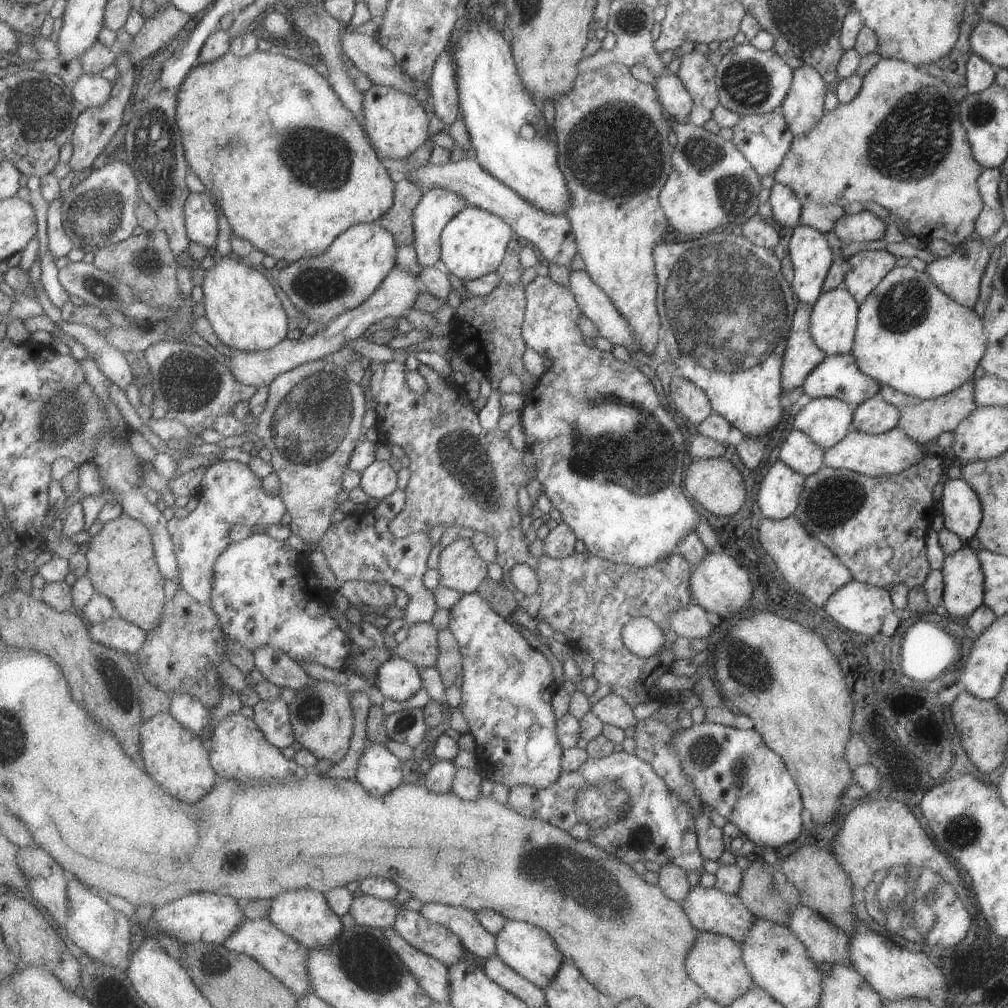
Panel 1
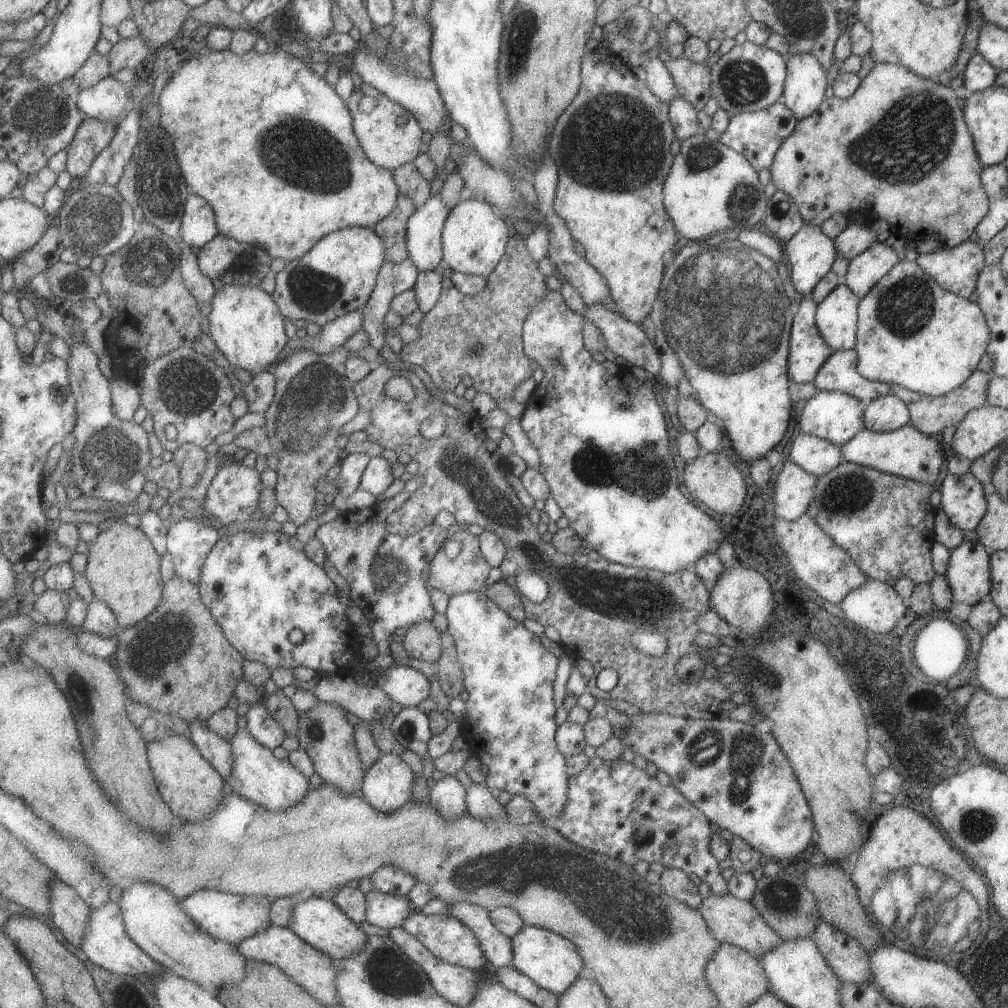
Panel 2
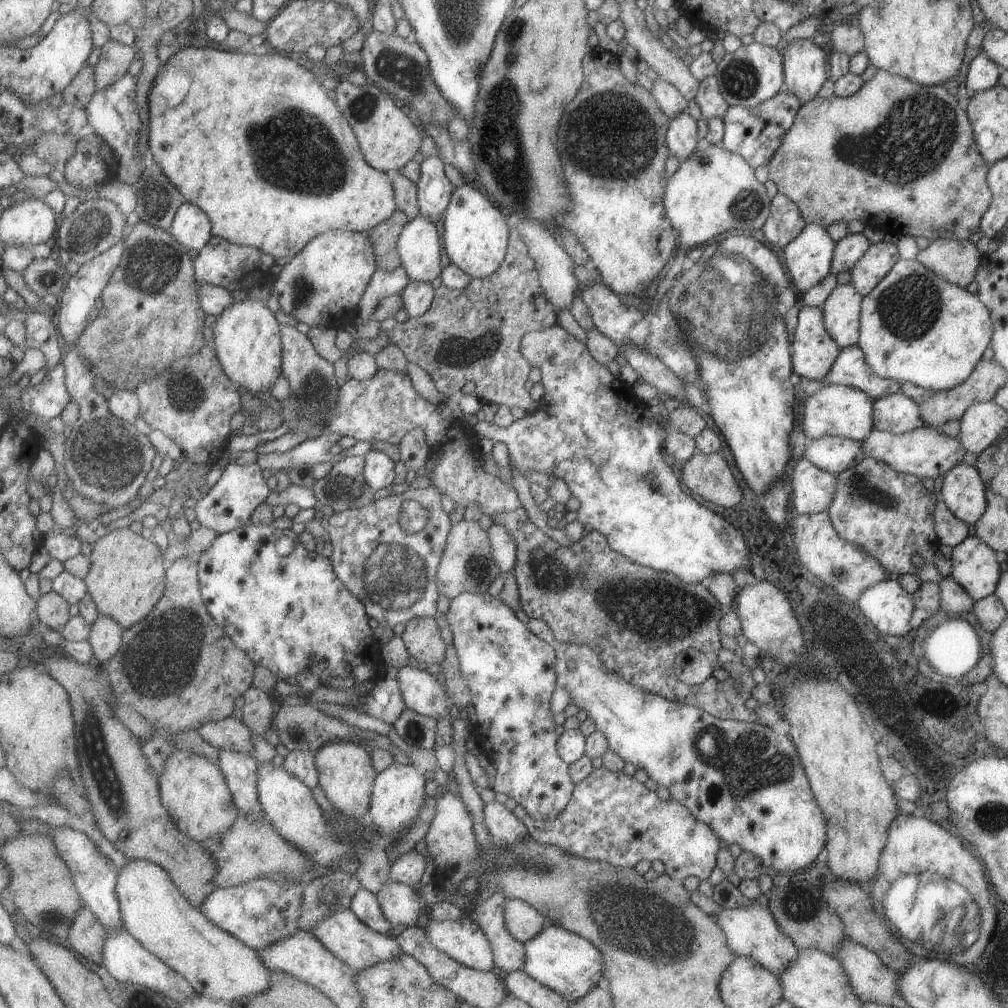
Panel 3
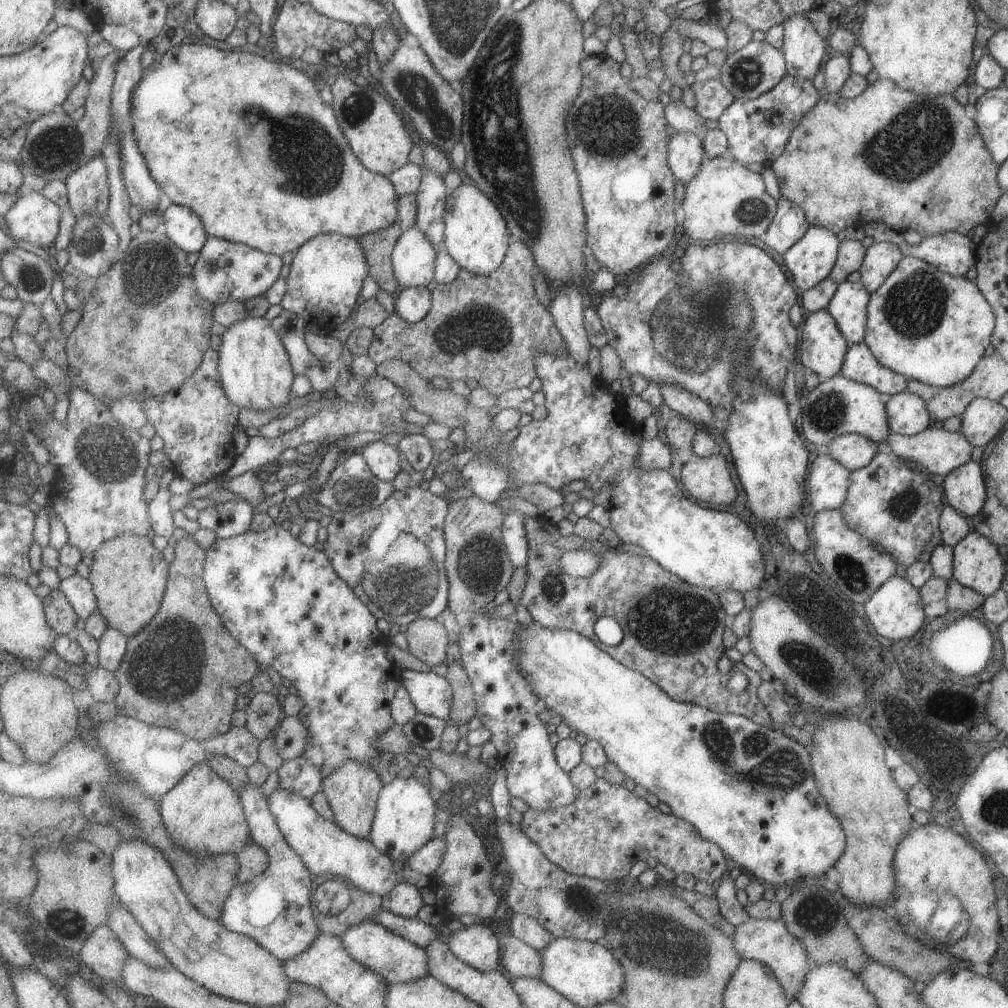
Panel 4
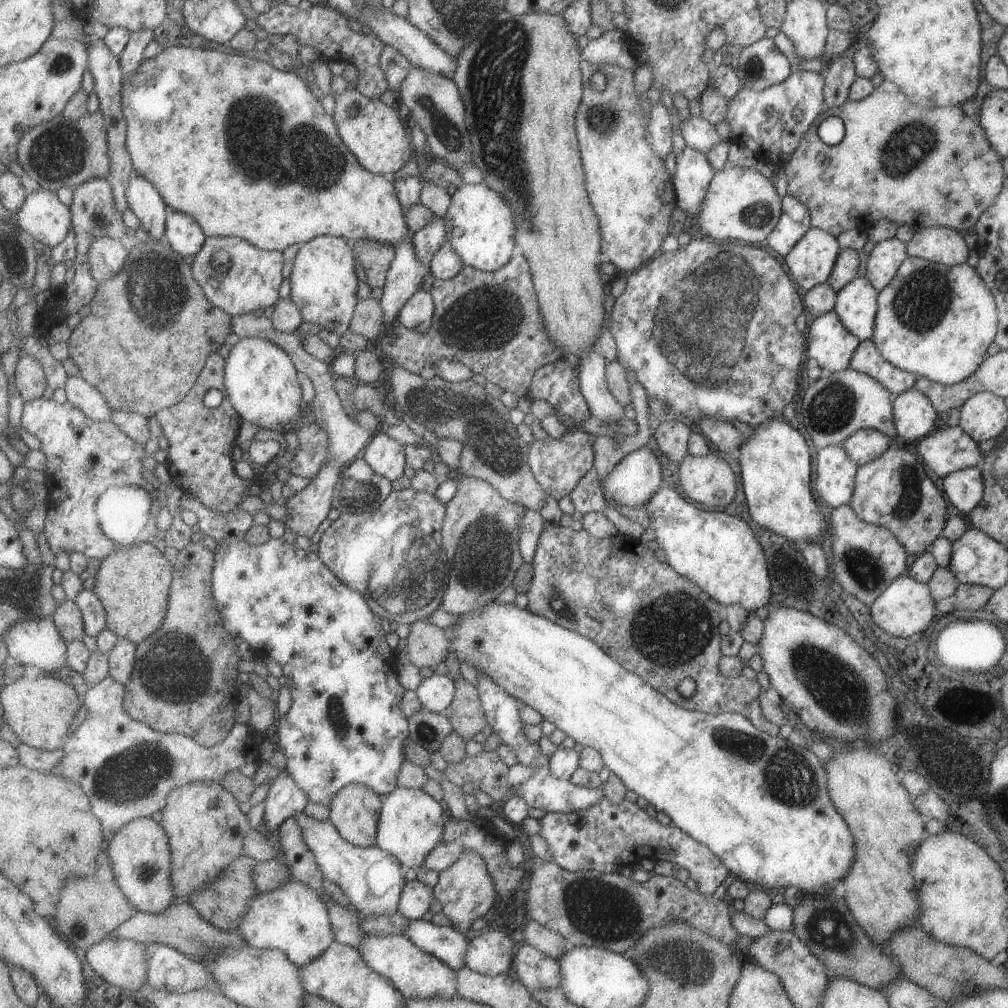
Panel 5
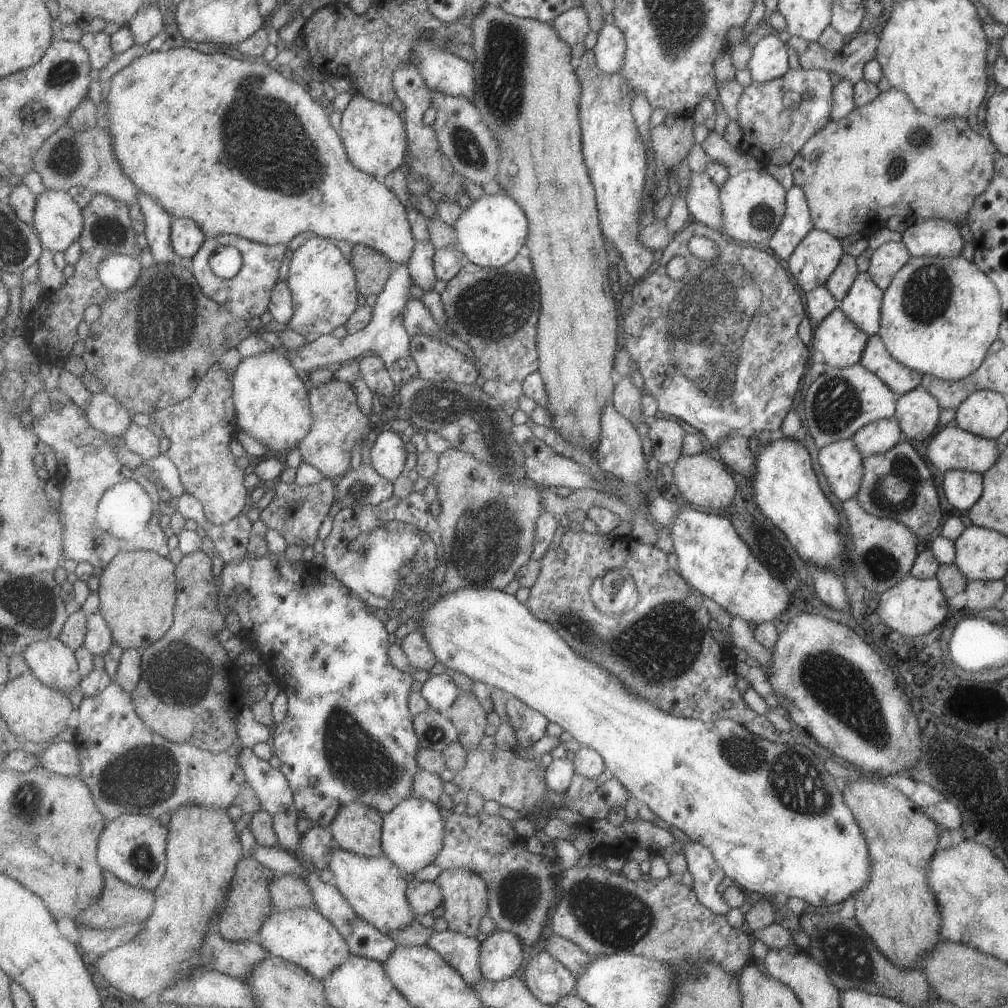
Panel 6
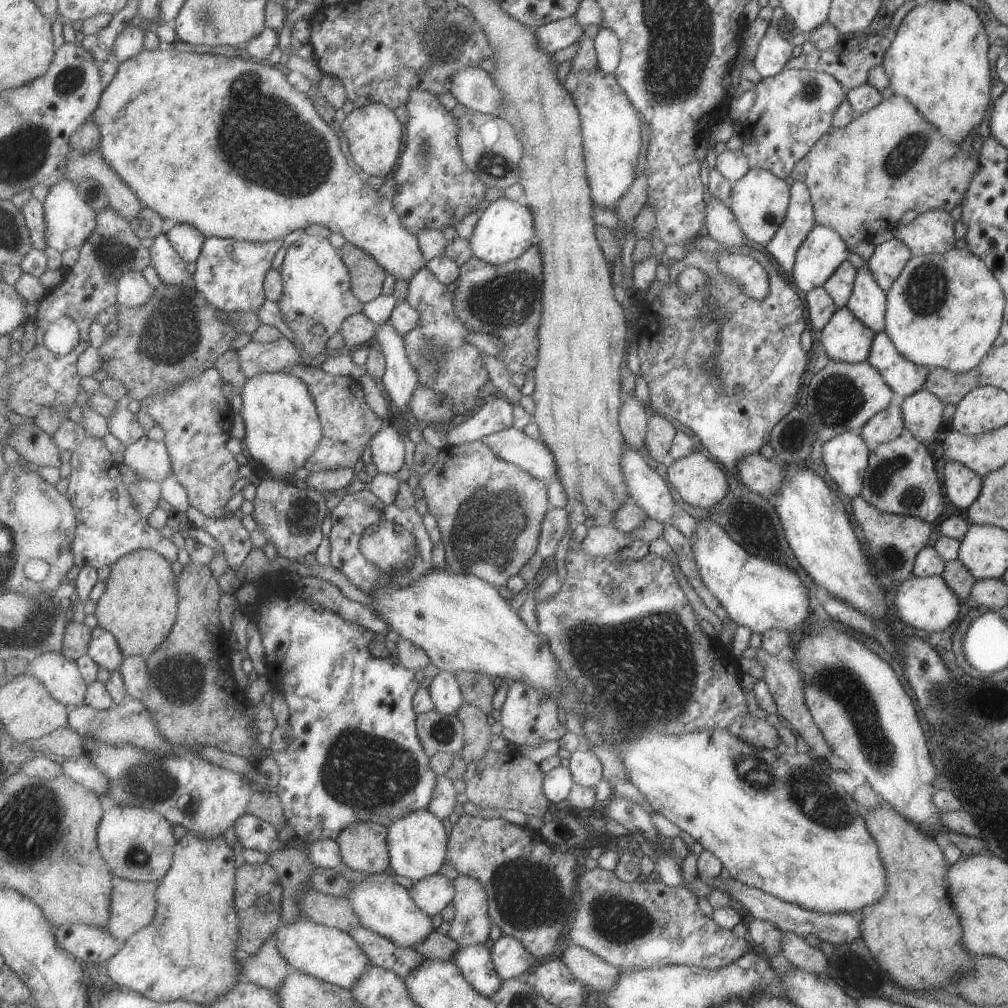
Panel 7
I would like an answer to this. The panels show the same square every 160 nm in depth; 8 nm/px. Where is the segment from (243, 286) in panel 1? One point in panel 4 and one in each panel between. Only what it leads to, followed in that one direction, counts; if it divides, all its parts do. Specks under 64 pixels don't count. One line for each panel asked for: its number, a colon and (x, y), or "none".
2: (247, 324)
3: (248, 339)
4: (257, 373)

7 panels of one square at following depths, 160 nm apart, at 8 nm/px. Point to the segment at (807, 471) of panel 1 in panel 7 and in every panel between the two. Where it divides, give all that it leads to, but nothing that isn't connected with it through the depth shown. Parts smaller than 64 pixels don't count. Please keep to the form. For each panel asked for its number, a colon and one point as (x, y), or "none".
2: (815, 455)
3: (834, 454)
4: (852, 450)
5: (864, 445)
6: (875, 437)
7: (886, 424)

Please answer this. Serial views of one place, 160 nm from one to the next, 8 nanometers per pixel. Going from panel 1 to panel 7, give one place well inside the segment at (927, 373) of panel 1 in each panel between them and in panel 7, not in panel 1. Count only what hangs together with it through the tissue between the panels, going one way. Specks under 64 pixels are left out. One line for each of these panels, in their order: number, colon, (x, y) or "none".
2: (910, 332)
3: (914, 326)
4: (924, 324)
5: (936, 321)
6: (938, 316)
7: (944, 310)

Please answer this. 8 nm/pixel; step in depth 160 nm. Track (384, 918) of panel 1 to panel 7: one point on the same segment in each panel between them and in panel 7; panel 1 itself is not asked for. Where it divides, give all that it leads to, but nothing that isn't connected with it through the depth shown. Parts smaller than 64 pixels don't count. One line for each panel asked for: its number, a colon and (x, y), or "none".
2: (385, 910)
3: (402, 905)
4: (406, 900)
5: (417, 898)
6: (424, 896)
7: (432, 894)

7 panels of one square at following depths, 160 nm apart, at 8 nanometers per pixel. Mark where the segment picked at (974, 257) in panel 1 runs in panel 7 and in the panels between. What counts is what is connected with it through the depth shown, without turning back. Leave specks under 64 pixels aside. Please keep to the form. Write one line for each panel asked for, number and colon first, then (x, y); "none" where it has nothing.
2: (956, 269)
3: (954, 260)
4: (953, 253)
5: (944, 245)
6: (926, 237)
7: (931, 232)

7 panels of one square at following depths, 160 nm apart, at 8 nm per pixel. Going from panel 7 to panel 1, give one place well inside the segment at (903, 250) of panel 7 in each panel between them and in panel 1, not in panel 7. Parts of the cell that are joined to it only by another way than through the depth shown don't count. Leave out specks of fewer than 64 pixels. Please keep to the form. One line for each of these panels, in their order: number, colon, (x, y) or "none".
1: (864, 269)
2: (866, 269)
3: (878, 259)
4: (880, 258)
5: (884, 259)
6: (887, 258)

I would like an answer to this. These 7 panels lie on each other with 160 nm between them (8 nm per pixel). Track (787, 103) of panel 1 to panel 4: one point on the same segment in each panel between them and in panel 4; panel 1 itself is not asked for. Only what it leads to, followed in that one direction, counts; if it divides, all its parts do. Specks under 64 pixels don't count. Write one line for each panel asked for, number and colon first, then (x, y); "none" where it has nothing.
2: (804, 83)
3: (803, 63)
4: (803, 47)

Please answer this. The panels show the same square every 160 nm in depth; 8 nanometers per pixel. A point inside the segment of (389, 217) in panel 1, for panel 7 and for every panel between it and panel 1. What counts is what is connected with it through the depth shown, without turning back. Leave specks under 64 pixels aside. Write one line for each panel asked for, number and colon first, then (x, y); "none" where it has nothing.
2: (393, 230)
3: (384, 237)
4: (379, 246)
5: (377, 257)
6: (374, 268)
7: (368, 275)

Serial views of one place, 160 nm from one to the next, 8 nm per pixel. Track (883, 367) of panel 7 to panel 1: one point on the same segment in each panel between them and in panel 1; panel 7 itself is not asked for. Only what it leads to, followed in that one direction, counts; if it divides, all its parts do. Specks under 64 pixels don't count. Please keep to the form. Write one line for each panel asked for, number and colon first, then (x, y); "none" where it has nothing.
1: (838, 376)
2: (838, 373)
3: (849, 368)
4: (859, 364)
5: (865, 359)
6: (900, 379)

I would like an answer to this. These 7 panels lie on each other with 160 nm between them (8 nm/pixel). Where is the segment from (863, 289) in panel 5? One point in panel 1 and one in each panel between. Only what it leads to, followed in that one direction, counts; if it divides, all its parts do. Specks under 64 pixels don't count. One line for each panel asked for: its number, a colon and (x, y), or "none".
1: (832, 325)
2: (835, 317)
3: (841, 311)
4: (848, 305)

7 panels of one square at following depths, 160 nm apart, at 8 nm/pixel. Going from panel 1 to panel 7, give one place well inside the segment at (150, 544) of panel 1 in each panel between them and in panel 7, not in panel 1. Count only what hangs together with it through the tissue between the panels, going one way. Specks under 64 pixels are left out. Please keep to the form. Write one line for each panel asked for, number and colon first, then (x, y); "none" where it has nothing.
2: (124, 567)
3: (127, 578)
4: (130, 576)
5: (134, 583)
6: (138, 590)
7: (140, 606)

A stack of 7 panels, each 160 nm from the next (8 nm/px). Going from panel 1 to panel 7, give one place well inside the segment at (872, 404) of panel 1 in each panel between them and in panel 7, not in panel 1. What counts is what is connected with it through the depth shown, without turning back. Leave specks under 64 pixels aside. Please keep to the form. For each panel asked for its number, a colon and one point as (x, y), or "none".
2: (886, 413)
3: (895, 413)
4: (907, 415)
5: (913, 415)
6: (916, 411)
7: (921, 411)

